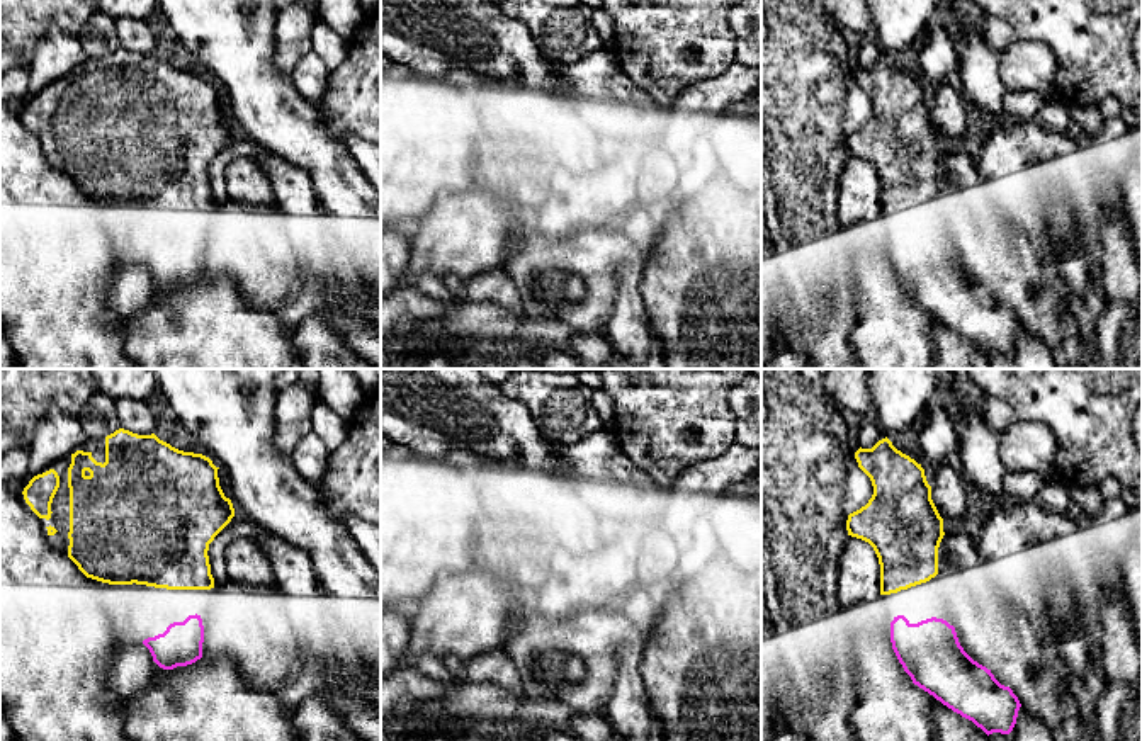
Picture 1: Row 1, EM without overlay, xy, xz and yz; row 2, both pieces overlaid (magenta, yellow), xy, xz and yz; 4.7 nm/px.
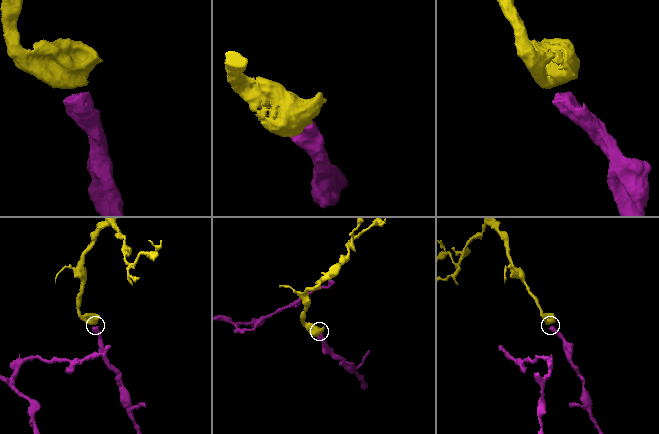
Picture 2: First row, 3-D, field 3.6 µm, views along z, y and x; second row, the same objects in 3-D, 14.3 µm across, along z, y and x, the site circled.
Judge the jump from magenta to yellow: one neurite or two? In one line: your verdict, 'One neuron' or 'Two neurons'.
One neuron

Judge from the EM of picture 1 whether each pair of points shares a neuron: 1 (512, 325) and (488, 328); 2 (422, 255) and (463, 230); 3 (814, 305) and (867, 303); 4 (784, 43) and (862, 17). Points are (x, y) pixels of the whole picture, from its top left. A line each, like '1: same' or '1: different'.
1: same
2: same
3: different
4: different

